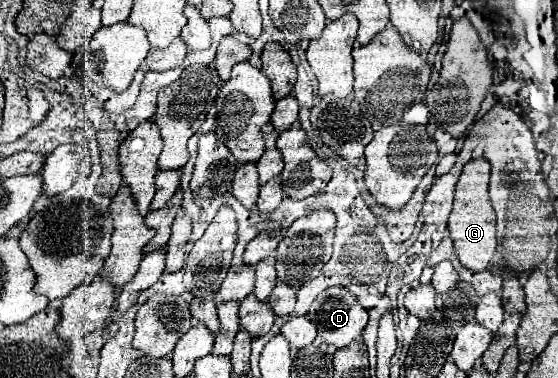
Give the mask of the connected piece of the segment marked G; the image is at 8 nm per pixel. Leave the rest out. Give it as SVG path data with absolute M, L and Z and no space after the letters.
M486 158L470 160L456 184L454 192L454 206L448 218L448 230L450 238L454 240L454 252L460 264L472 272L484 272L490 264L494 250L498 246L496 240L496 214L490 206L488 198L488 178L490 178L490 164Z

